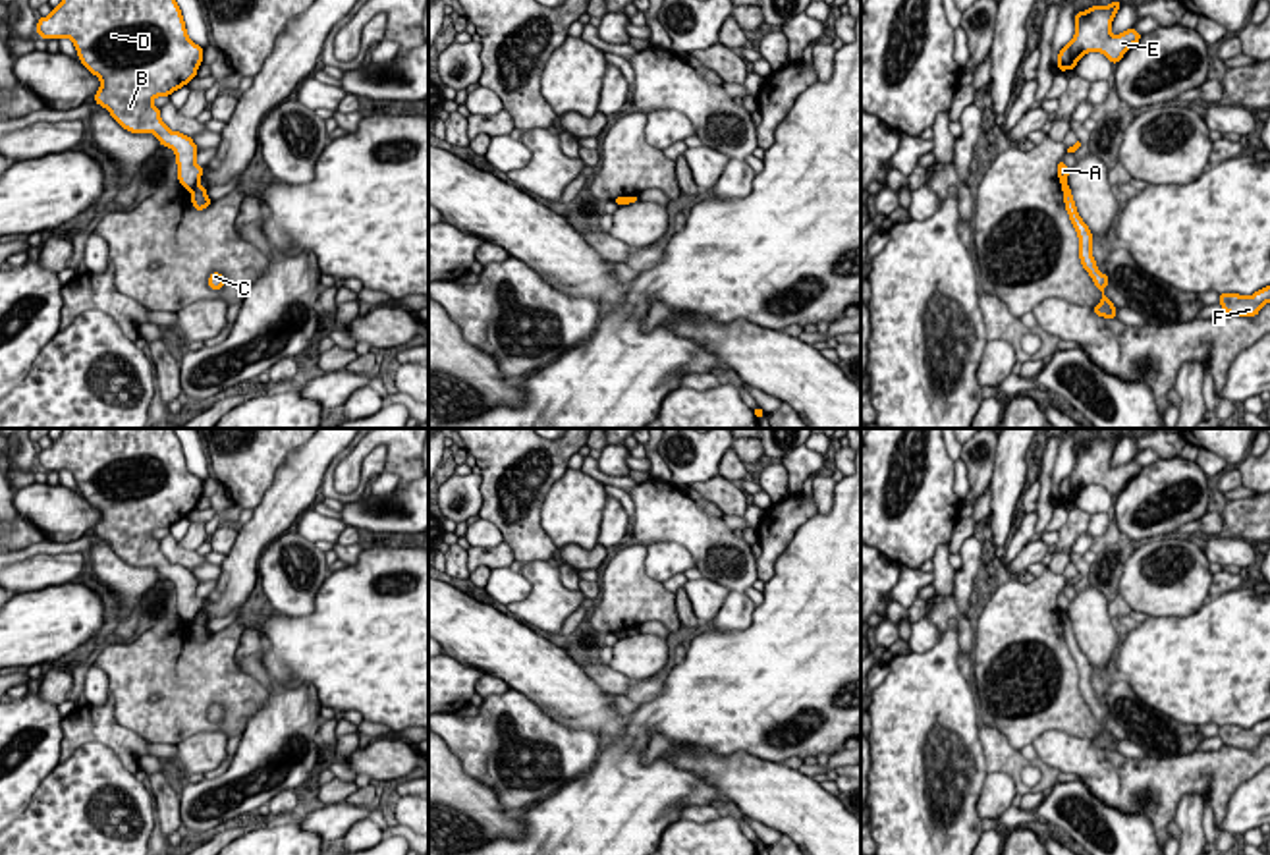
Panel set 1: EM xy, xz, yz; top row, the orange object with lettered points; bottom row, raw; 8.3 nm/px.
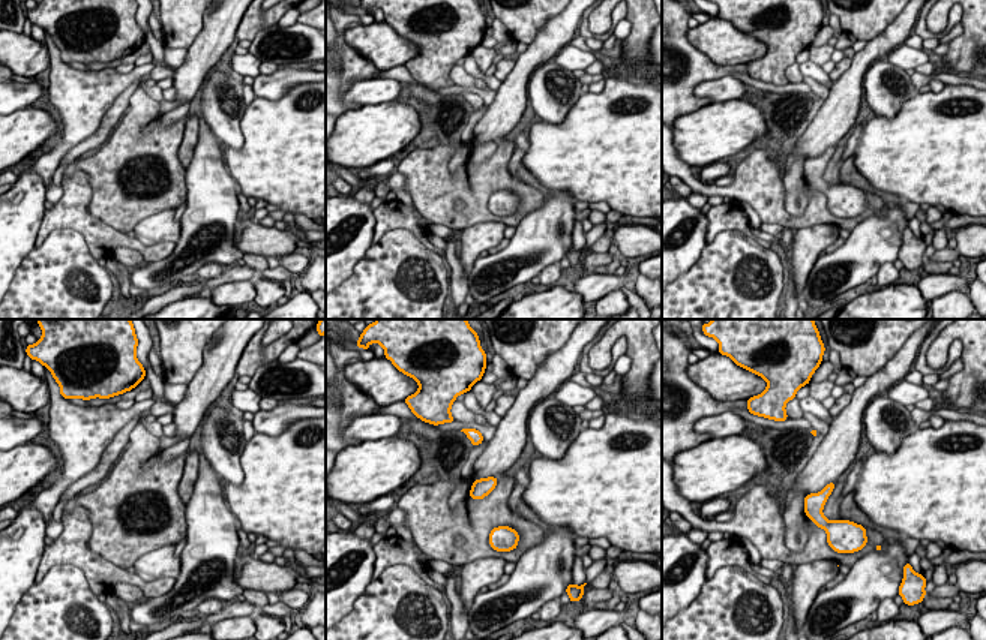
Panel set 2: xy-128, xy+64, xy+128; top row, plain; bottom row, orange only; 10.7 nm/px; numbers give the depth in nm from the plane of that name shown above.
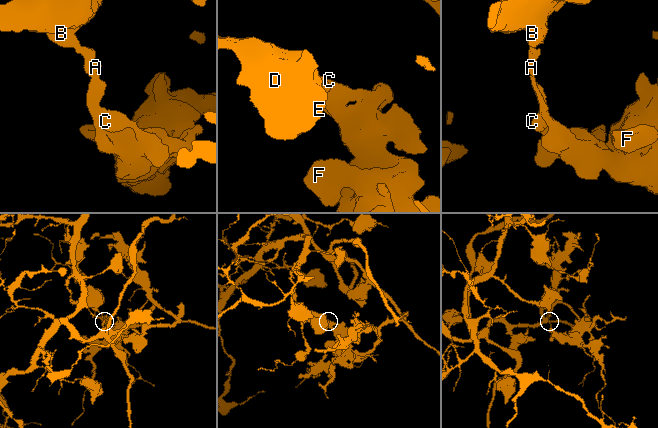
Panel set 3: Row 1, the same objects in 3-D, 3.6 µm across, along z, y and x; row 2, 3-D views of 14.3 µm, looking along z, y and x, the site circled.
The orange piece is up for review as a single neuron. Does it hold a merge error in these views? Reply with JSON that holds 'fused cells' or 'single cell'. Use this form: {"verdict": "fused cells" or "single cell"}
{"verdict": "fused cells"}

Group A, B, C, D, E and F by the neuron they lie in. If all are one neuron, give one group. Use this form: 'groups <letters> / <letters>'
groups A B D E / C F

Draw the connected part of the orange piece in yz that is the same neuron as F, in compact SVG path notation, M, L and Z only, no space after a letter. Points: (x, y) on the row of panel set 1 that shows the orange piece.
M1270 286L1255 291L1249 297L1239 293L1220 293L1218 303L1222 305L1224 313L1251 318L1258 315L1264 303L1270 303Z

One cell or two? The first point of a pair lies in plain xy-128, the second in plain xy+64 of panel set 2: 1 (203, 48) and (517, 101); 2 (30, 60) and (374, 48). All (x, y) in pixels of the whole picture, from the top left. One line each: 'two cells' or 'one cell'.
1: one cell
2: one cell

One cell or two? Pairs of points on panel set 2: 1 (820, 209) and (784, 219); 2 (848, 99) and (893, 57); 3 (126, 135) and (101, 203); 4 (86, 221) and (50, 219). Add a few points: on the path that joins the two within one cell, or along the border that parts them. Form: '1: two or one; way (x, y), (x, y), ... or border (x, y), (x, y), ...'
1: one; way (811, 216), (805, 221), (793, 221)
2: two; border (902, 42), (887, 56)
3: one; way (126, 152), (123, 161), (113, 171), (113, 186)
4: one; way (77, 219), (59, 219)

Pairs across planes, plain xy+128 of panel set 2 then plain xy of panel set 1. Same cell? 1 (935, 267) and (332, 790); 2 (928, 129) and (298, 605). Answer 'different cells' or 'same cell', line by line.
1: different cells
2: different cells

